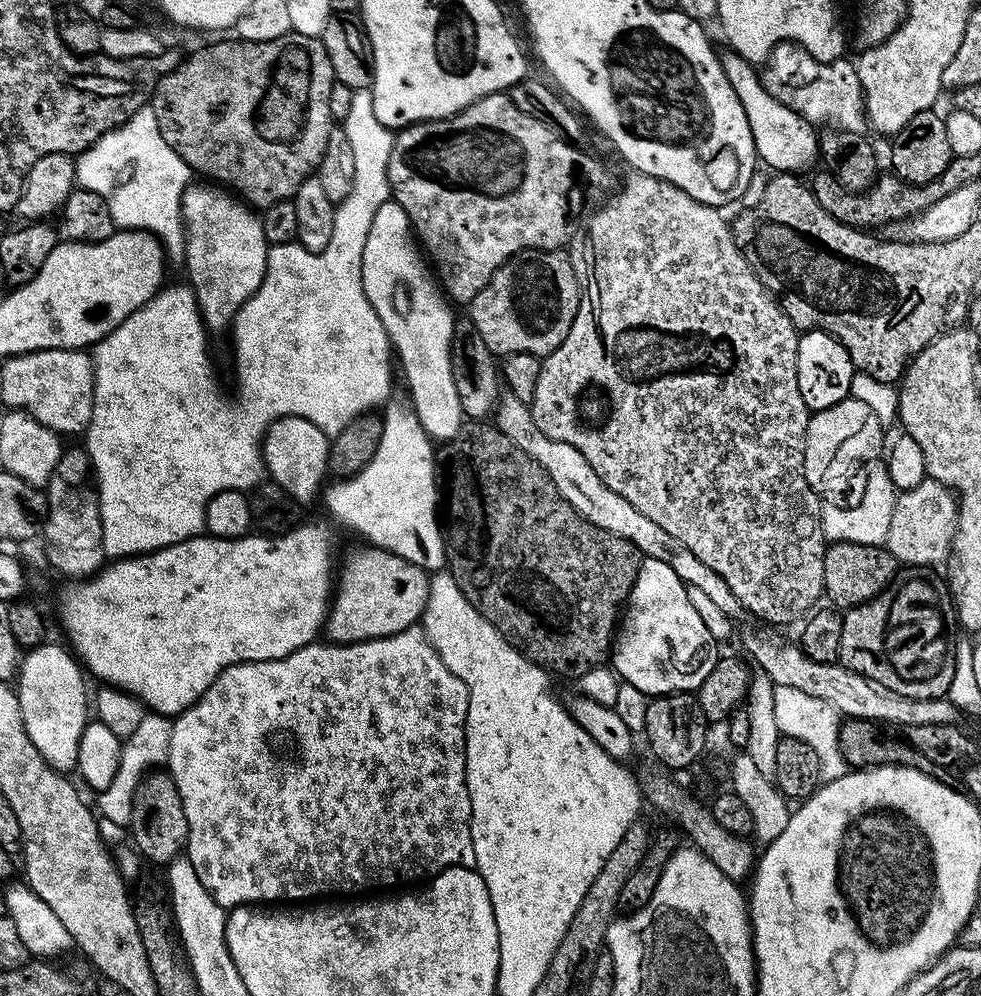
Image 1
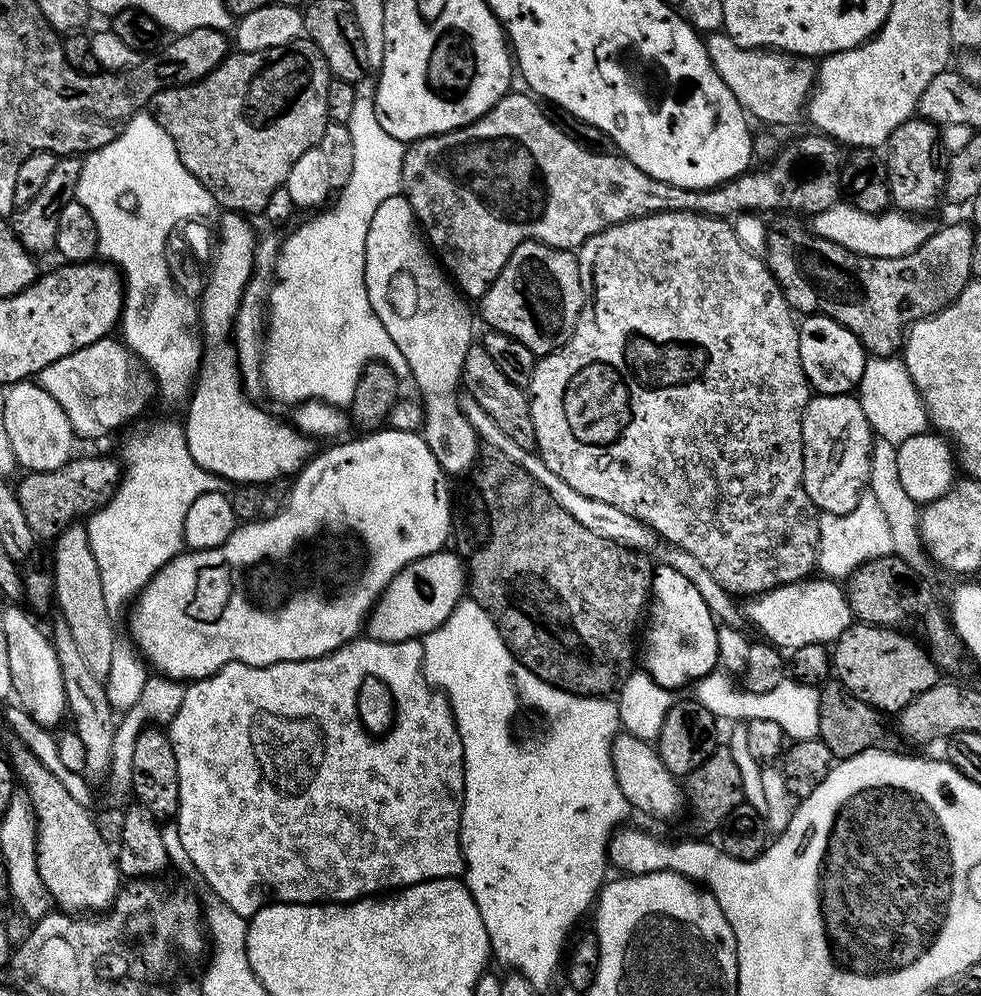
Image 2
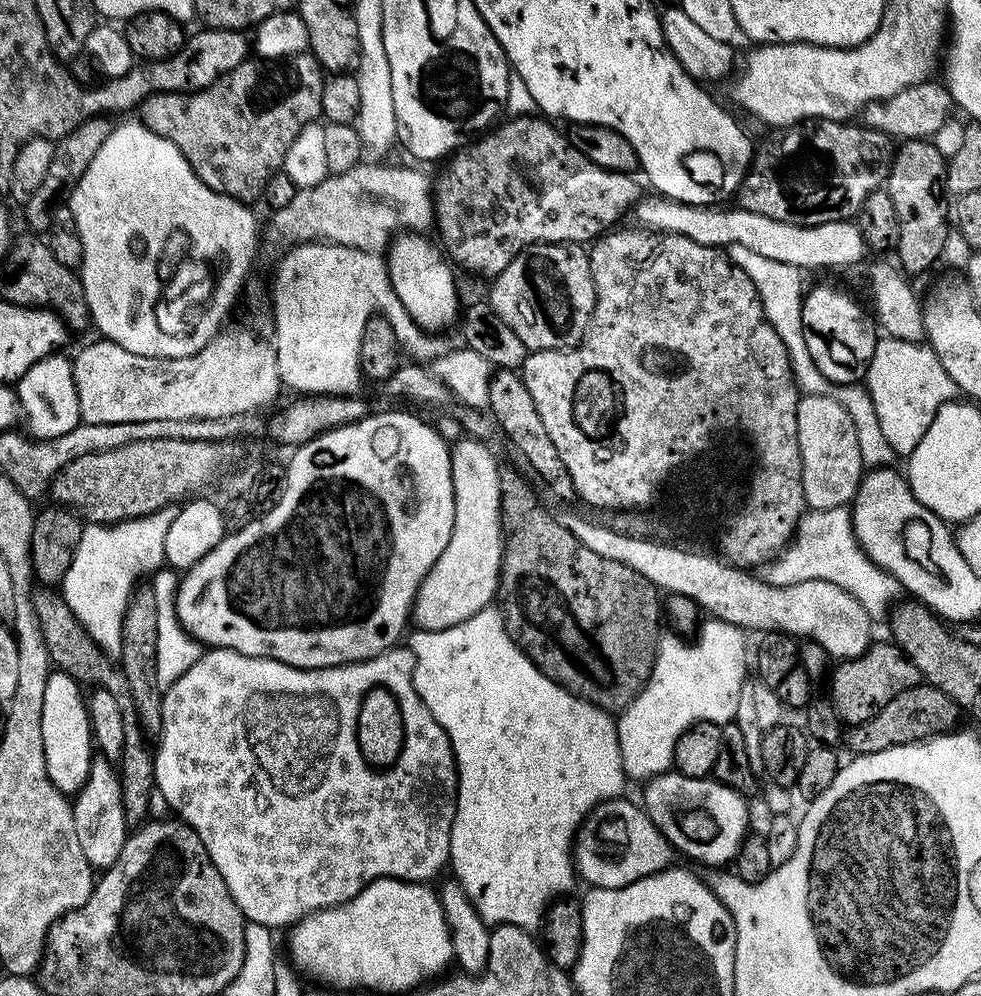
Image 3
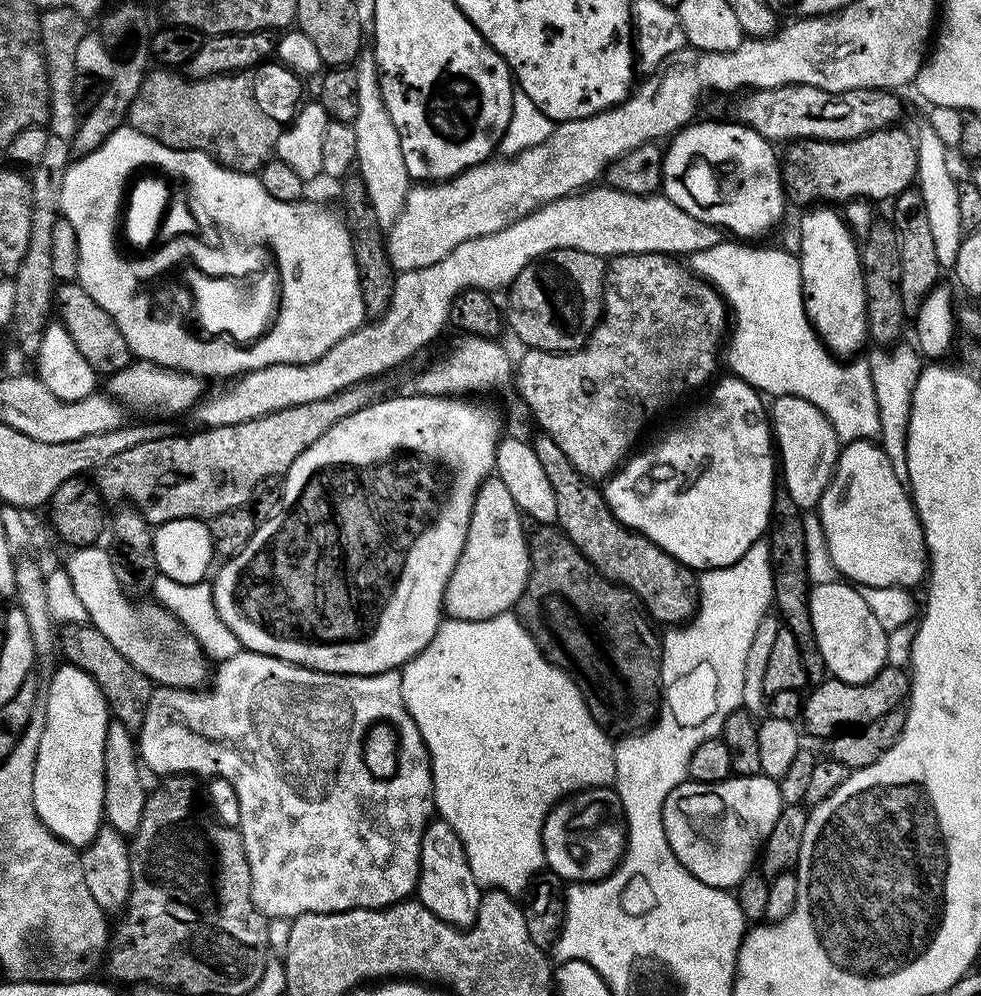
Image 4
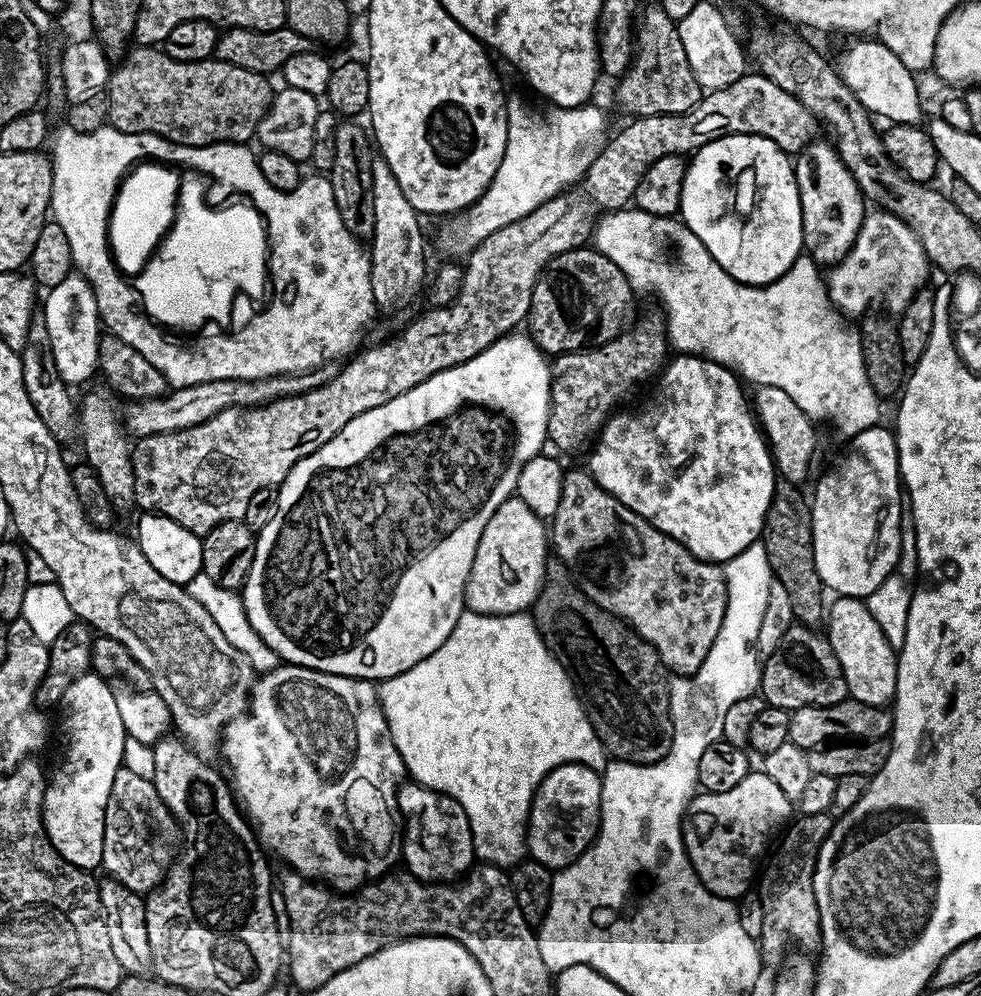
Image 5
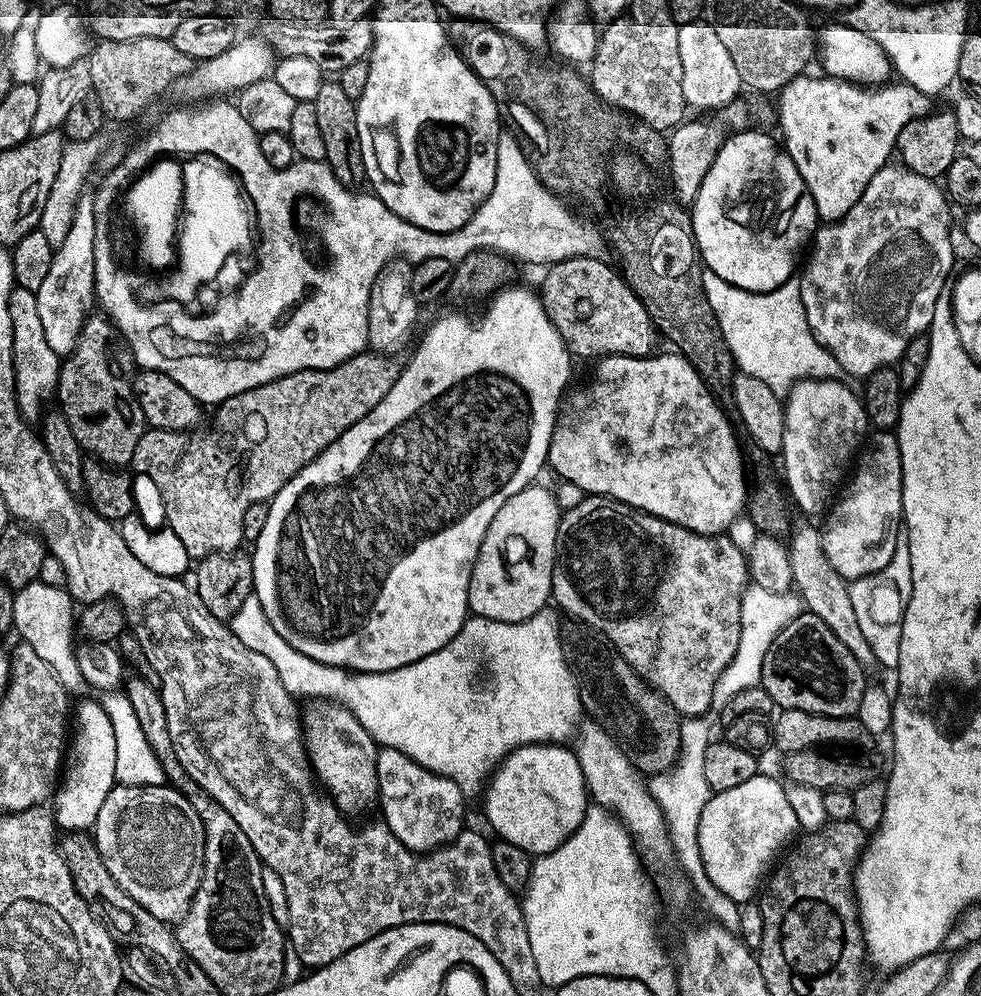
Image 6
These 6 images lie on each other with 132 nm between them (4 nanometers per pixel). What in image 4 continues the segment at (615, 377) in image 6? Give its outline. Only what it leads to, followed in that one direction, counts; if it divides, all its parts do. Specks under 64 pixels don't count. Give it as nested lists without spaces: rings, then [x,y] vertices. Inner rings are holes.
[[[731,374],[722,376],[711,385],[711,388],[713,387],[712,393],[709,394],[708,401],[701,408],[694,409],[685,420],[678,421],[657,444],[650,445],[645,452],[638,453],[639,451],[637,451],[635,454],[629,455],[621,463],[620,467],[607,480],[603,481],[602,484],[604,500],[610,506],[614,518],[618,518],[618,522],[622,522],[627,528],[631,528],[633,532],[641,532],[646,538],[650,538],[650,542],[654,542],[659,548],[666,550],[666,554],[670,554],[675,560],[682,562],[686,567],[693,570],[728,567],[732,563],[738,562],[769,531],[772,518],[774,437],[769,424],[769,409],[766,407],[766,404],[760,401],[763,400],[761,393],[749,386],[746,381],[741,380],[739,376],[733,376]]]

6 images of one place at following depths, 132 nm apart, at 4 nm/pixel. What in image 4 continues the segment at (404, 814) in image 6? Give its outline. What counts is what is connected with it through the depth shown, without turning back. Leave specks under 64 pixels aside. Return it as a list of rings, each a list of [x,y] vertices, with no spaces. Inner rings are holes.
[[[429,820],[422,834],[420,877],[416,883],[415,899],[420,900],[426,910],[438,914],[442,922],[452,924],[455,928],[468,928],[478,918],[481,895],[482,886],[470,870],[464,844],[458,834],[445,820]]]

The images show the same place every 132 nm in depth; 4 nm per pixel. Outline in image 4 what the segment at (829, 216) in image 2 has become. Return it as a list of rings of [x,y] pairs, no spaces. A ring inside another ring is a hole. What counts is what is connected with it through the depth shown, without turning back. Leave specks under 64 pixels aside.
[[[592,186],[579,194],[564,196],[560,200],[551,200],[544,207],[537,208],[535,212],[523,216],[520,220],[515,220],[513,224],[506,225],[494,234],[479,236],[470,242],[462,242],[454,246],[454,250],[450,250],[450,254],[446,254],[442,262],[434,262],[434,266],[422,266],[418,270],[399,273],[394,282],[394,294],[390,300],[389,309],[386,310],[384,317],[361,324],[353,332],[346,334],[346,338],[342,338],[332,346],[322,358],[314,362],[266,366],[265,369],[254,370],[235,377],[229,383],[232,384],[229,388],[224,388],[221,392],[214,393],[213,396],[205,395],[196,405],[194,415],[200,423],[197,425],[210,429],[250,422],[254,418],[262,418],[266,414],[286,410],[290,406],[302,406],[306,402],[330,398],[350,386],[371,381],[376,378],[372,376],[380,376],[383,372],[406,363],[415,352],[422,351],[443,330],[444,324],[446,328],[449,323],[448,315],[452,299],[457,294],[465,292],[468,288],[493,290],[492,288],[502,287],[503,289],[511,285],[517,274],[531,260],[536,260],[548,252],[577,248],[586,254],[594,254],[601,258],[626,254],[650,254],[651,252],[662,252],[676,258],[684,258],[693,252],[710,250],[710,246],[719,244],[722,239],[721,229],[686,214],[686,210],[682,210],[673,200],[669,200],[663,194],[639,196],[623,192],[622,189],[613,186],[600,187]]]

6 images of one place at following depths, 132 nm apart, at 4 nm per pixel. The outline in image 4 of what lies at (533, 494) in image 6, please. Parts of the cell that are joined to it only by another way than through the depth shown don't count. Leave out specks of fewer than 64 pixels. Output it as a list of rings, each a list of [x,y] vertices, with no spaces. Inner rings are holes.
[[[489,478],[484,481],[484,485],[478,490],[476,501],[474,502],[474,510],[470,518],[470,530],[466,538],[466,546],[462,550],[462,554],[458,558],[458,562],[454,566],[454,574],[450,574],[450,582],[446,586],[446,594],[444,595],[444,612],[454,620],[485,620],[486,618],[494,618],[500,616],[504,612],[512,612],[516,607],[516,603],[520,601],[521,594],[526,590],[528,585],[528,572],[532,568],[532,559],[528,557],[528,536],[526,528],[524,532],[525,517],[522,515],[520,508],[514,502],[514,498],[510,498],[510,490],[506,490],[506,482],[502,482],[499,478]]]

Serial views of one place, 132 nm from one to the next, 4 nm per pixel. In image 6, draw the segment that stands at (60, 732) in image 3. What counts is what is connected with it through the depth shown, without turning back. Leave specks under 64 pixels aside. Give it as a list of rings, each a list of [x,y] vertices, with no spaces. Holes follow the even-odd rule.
[[[97,699],[84,700],[77,708],[75,705],[74,727],[70,732],[62,775],[54,792],[54,820],[65,833],[80,834],[95,825],[98,810],[102,810],[102,802],[106,802],[106,794],[110,794],[110,790],[118,783],[114,770],[115,761],[114,726],[103,703]]]

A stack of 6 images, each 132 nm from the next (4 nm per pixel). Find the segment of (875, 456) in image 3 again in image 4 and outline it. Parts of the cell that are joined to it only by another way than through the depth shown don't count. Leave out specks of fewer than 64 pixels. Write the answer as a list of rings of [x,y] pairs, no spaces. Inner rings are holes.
[[[724,238],[719,244],[710,246],[710,250],[693,252],[690,256],[691,271],[711,284],[727,303],[732,319],[730,335],[726,340],[731,375],[739,376],[761,394],[769,392],[769,397],[772,398],[806,398],[806,402],[818,406],[818,410],[826,414],[826,418],[834,426],[836,436],[842,442],[879,437],[879,410],[878,403],[875,402],[869,361],[856,358],[851,362],[841,362],[820,341],[820,335],[808,321],[808,314],[804,309],[804,283],[800,273],[799,255],[795,251],[787,252],[784,248],[750,248],[746,244],[749,243]]]

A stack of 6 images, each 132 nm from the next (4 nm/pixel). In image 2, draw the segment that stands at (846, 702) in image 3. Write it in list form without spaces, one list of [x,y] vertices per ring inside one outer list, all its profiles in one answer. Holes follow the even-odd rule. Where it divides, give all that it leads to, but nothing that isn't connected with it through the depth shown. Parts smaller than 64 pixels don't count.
[[[853,623],[834,642],[831,649],[832,671],[835,679],[839,680],[845,692],[849,693],[851,699],[866,702],[870,707],[877,708],[882,714],[898,714],[918,694],[930,690],[938,682],[938,669],[935,662],[923,643],[911,640],[907,631],[895,628],[879,628],[877,624]]]

